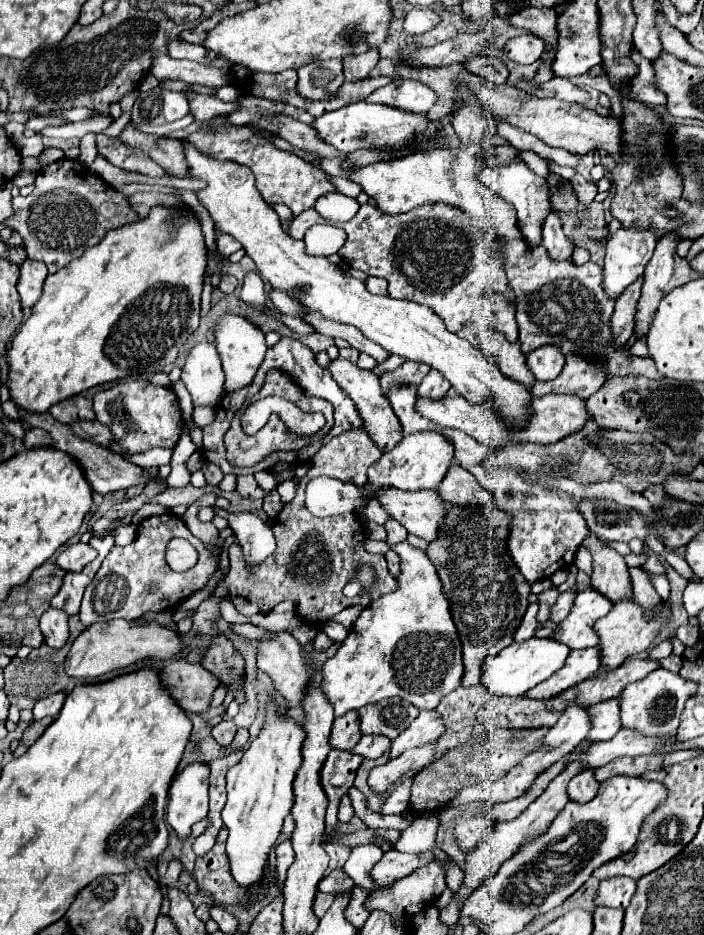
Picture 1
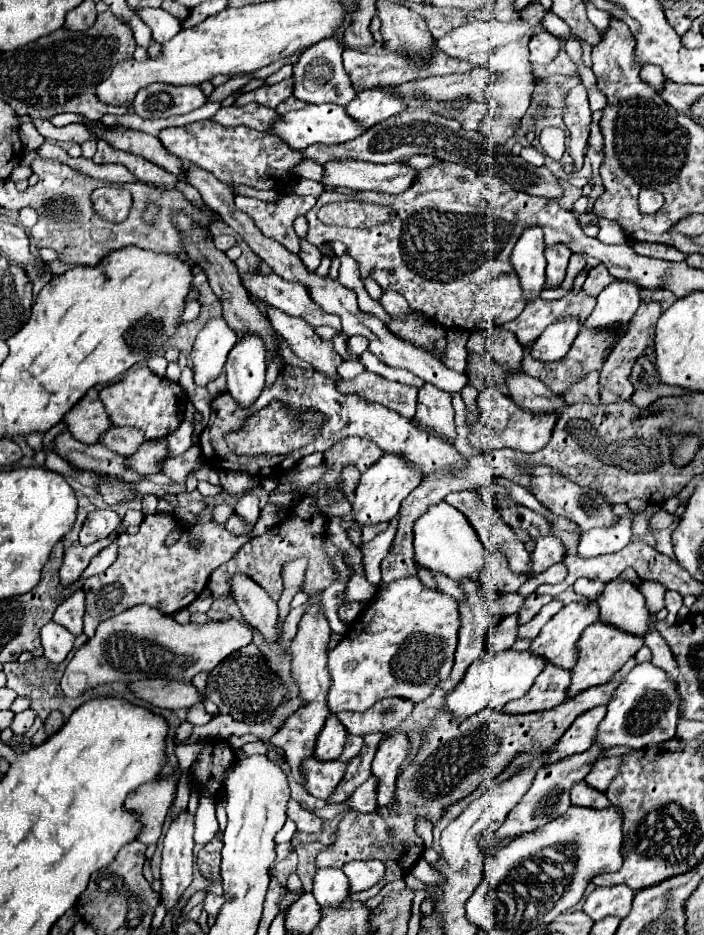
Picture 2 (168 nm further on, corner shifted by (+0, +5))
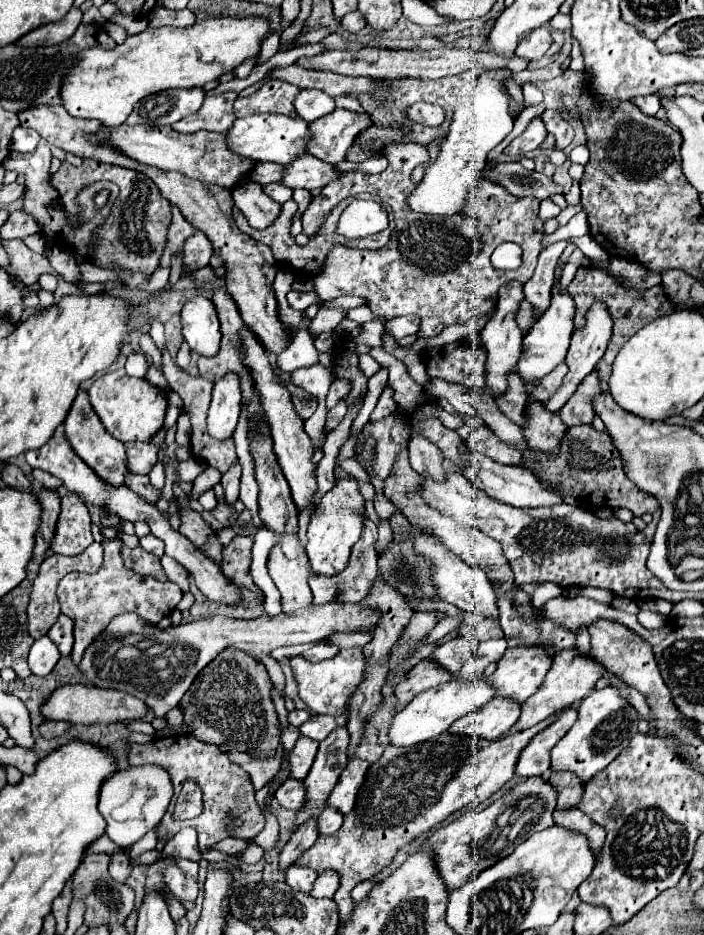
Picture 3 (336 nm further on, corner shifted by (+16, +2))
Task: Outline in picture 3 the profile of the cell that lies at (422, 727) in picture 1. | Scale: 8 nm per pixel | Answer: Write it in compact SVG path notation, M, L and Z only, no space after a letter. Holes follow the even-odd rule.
M354 759L348 763L348 767L342 771L336 787L332 789L330 797L328 797L328 807L332 807L334 811L346 815L348 811L352 811L354 803L356 803L356 793L364 781L364 775L368 771L368 763Z

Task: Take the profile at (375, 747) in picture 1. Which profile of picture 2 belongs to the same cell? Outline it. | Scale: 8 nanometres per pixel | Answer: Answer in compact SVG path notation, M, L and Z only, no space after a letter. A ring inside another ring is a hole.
M348 736L340 760L344 760L344 762L352 760L352 756L358 756L358 752L360 752L362 746L364 746L364 738L360 738L360 736Z

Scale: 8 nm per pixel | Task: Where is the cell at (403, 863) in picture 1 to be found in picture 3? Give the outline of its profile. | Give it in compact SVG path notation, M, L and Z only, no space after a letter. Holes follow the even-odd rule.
M328 869L328 871L324 871L324 873L318 875L318 879L316 879L310 895L316 897L316 899L318 897L334 897L334 893L336 893L338 887L340 887L340 875L336 871Z

